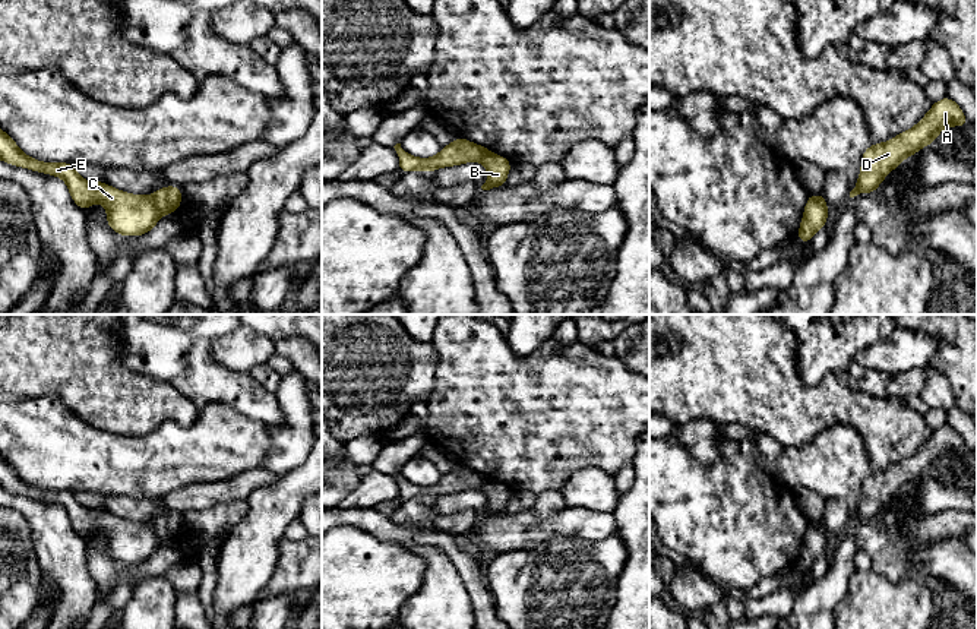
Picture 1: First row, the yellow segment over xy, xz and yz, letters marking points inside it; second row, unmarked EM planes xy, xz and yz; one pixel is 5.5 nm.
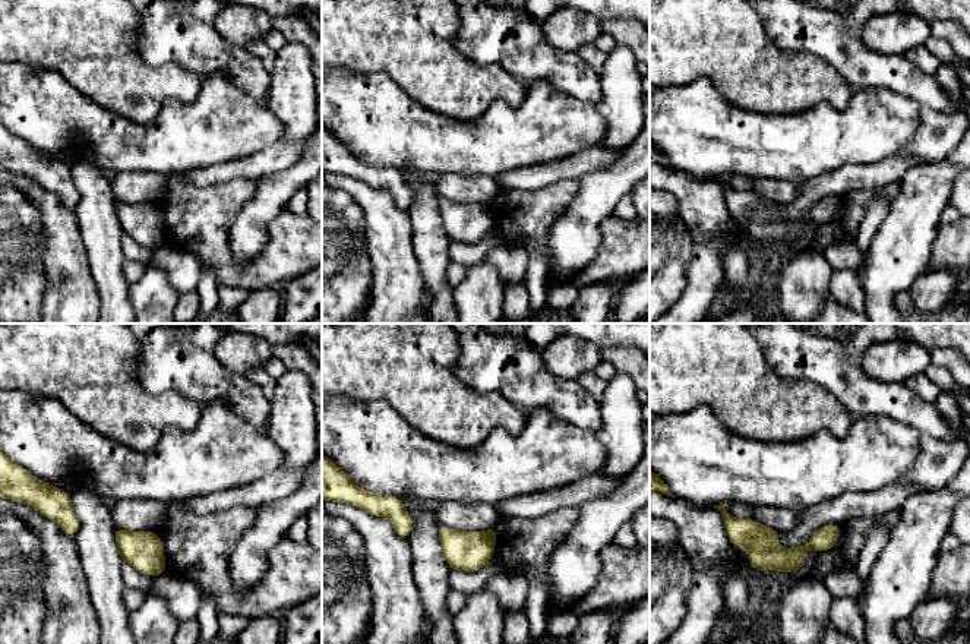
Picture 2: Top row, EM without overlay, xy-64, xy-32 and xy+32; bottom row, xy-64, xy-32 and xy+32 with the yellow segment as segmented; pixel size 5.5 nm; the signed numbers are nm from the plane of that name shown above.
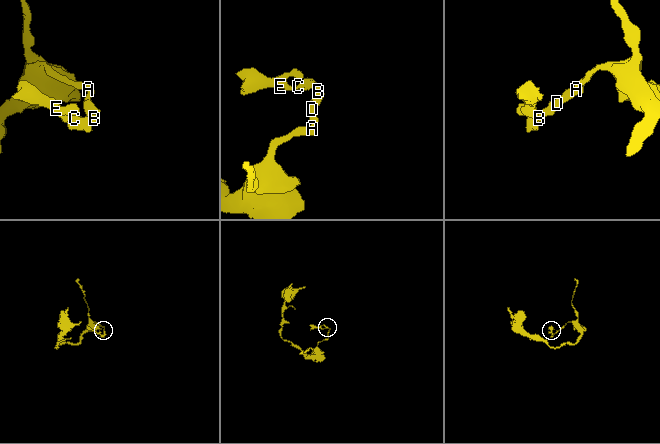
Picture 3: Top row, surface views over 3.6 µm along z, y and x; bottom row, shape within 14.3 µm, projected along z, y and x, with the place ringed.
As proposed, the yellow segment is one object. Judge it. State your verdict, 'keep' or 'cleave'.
cleave

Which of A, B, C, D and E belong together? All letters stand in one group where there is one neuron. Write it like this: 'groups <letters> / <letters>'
groups A B D / C E

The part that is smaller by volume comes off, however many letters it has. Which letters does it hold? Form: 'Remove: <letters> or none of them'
Remove: C, E

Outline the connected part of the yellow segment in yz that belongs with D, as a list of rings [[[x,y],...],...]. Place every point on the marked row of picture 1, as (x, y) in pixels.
[[[949,97],[932,104],[929,113],[911,130],[905,130],[885,143],[873,143],[863,152],[859,181],[850,192],[850,197],[860,193],[876,193],[880,181],[902,159],[936,142],[942,129],[949,126],[965,127],[967,124],[961,107]]]

